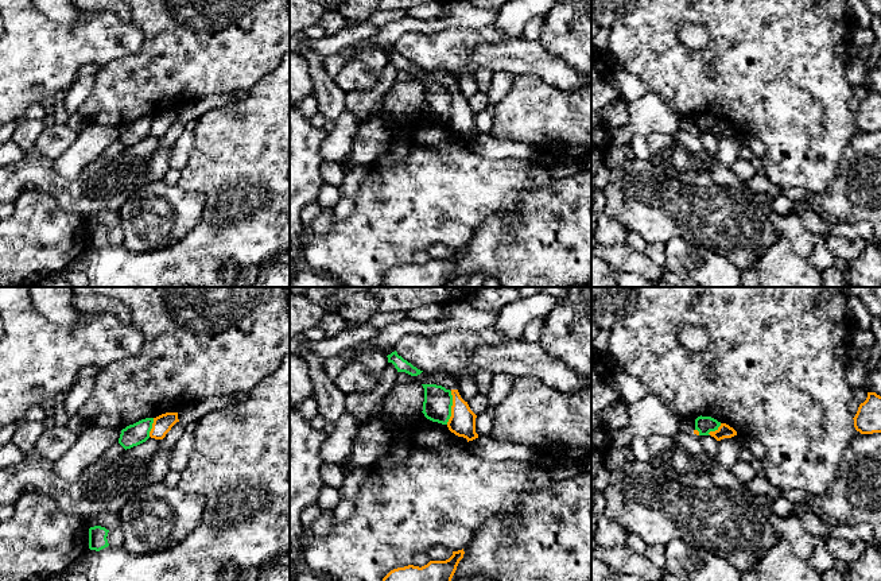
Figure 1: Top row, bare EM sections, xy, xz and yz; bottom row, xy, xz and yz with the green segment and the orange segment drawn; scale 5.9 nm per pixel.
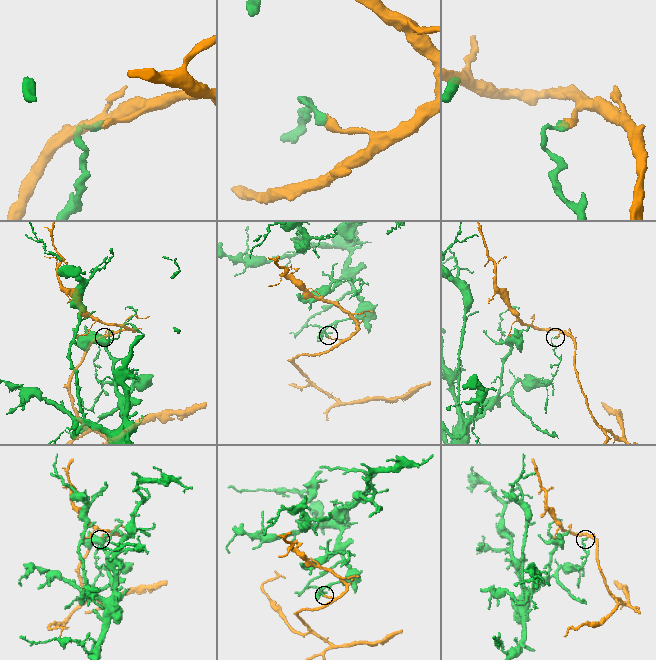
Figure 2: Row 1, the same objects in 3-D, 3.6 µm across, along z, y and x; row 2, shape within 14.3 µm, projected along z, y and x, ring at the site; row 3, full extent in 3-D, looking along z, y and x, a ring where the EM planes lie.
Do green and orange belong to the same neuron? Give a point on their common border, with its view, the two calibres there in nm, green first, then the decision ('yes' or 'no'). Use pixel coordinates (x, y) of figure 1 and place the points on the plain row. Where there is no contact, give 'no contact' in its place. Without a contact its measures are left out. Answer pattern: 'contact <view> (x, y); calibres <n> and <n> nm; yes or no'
contact xz (450, 105); calibres 170 and 160 nm; no

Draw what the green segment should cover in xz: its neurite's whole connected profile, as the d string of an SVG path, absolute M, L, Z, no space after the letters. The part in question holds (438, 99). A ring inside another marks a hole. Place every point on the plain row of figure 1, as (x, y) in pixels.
M422 82L424 86L423 112L427 117L447 123L451 115L453 93L436 82Z

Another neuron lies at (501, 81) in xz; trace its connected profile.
M496 71L493 73L493 78L490 81L490 86L488 89L488 105L486 106L496 106L509 92L515 74L509 71Z

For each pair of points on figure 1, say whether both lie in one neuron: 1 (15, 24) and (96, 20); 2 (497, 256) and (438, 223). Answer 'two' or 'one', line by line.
1: one
2: two

